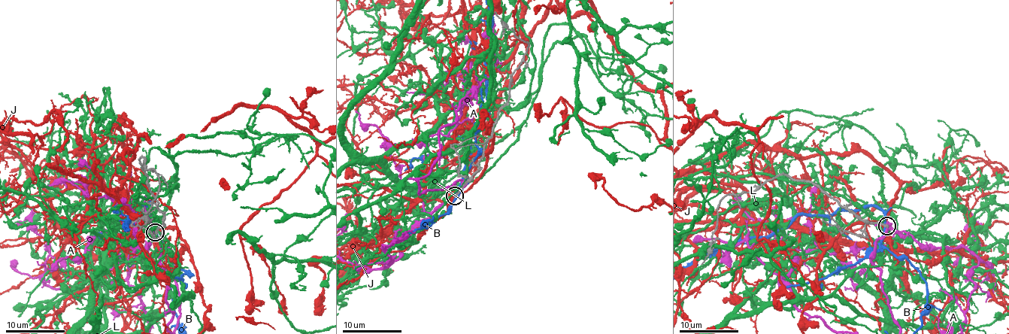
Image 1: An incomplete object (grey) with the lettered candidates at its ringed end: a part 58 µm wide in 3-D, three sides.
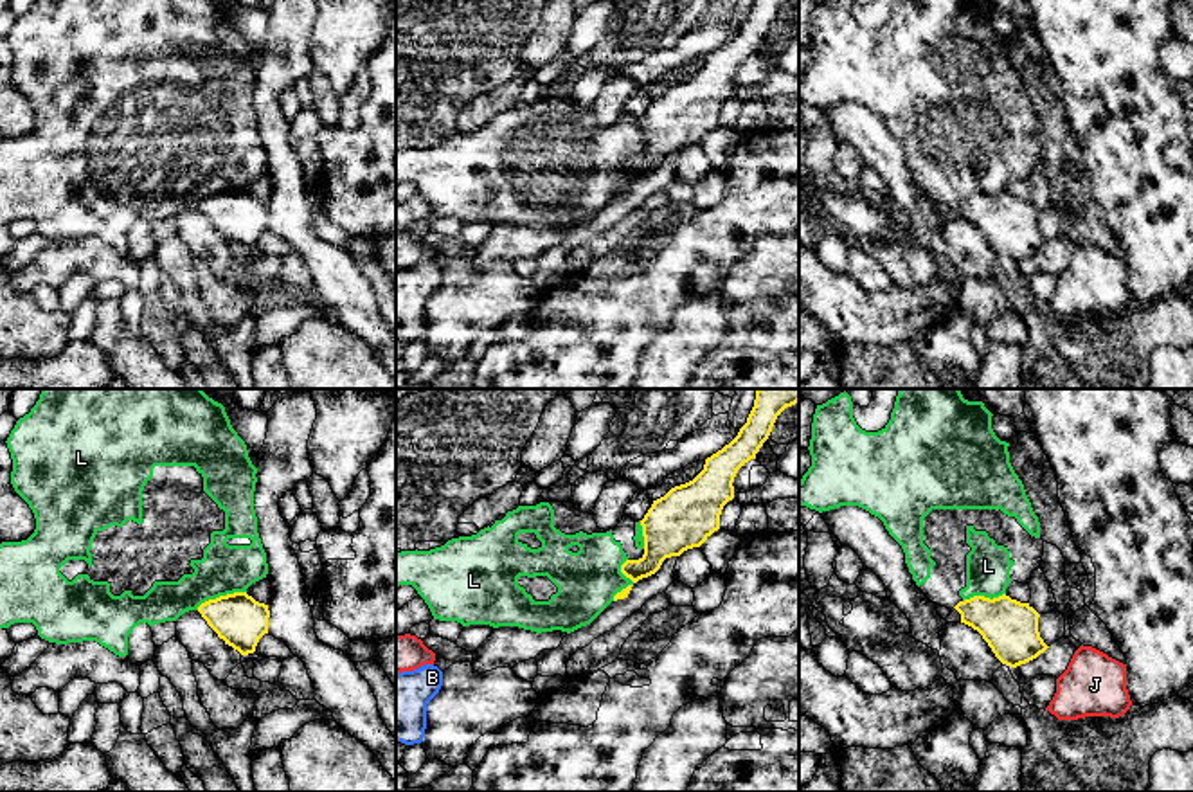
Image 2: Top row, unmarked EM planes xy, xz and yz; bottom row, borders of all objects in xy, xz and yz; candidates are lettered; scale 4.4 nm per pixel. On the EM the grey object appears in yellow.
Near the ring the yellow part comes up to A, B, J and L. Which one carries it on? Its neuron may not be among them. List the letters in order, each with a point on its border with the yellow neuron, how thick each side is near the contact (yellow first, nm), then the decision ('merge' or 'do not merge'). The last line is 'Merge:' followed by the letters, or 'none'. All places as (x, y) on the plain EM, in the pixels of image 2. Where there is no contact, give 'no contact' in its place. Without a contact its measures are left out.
A: no contact; do not merge
B: no contact; do not merge
J: no contact; do not merge
L: meets yellow in xy at (220, 193); 220 nm thick on the yellow side, 220 nm on the other; do not merge
Merge: none

